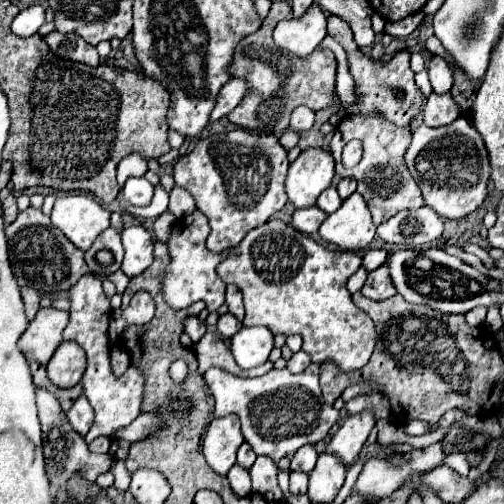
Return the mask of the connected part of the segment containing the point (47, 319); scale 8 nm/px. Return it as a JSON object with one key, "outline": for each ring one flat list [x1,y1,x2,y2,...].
{"outline":[[40,308,18,340,20,352,28,362,36,360,40,364,46,364,62,342,62,330,66,328,66,324,68,312,56,308]]}

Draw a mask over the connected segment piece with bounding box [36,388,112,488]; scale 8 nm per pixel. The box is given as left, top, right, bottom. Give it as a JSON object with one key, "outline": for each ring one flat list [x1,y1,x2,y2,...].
{"outline":[[38,388,36,390,36,406,38,406,38,418,40,418,40,424,42,424,42,440,44,440,44,458,46,458,46,472,48,472,48,480,54,484,54,486,60,486,64,488,66,482,76,474,76,470,80,470,82,478,88,480,90,484,96,482,96,478,110,470,112,466,112,458,110,454,92,454,88,450,88,444,84,442,84,438,72,430,72,426,68,424,66,420,66,414,62,412,58,400,48,392,48,390,42,390]]}

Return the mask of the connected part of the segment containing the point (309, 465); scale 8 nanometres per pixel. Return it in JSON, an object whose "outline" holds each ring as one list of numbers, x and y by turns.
{"outline":[[302,446,292,462,290,462,290,470,300,470,300,472,312,472,314,466,316,466,316,460,318,460,318,454,316,454,316,448,314,446]]}

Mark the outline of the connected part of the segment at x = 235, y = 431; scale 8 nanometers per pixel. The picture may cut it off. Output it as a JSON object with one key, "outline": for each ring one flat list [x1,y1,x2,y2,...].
{"outline":[[234,414,214,418,202,442,202,452,206,456,208,466,216,474,228,474,228,470,236,464,236,452,242,442,244,438,240,432,240,420]]}

